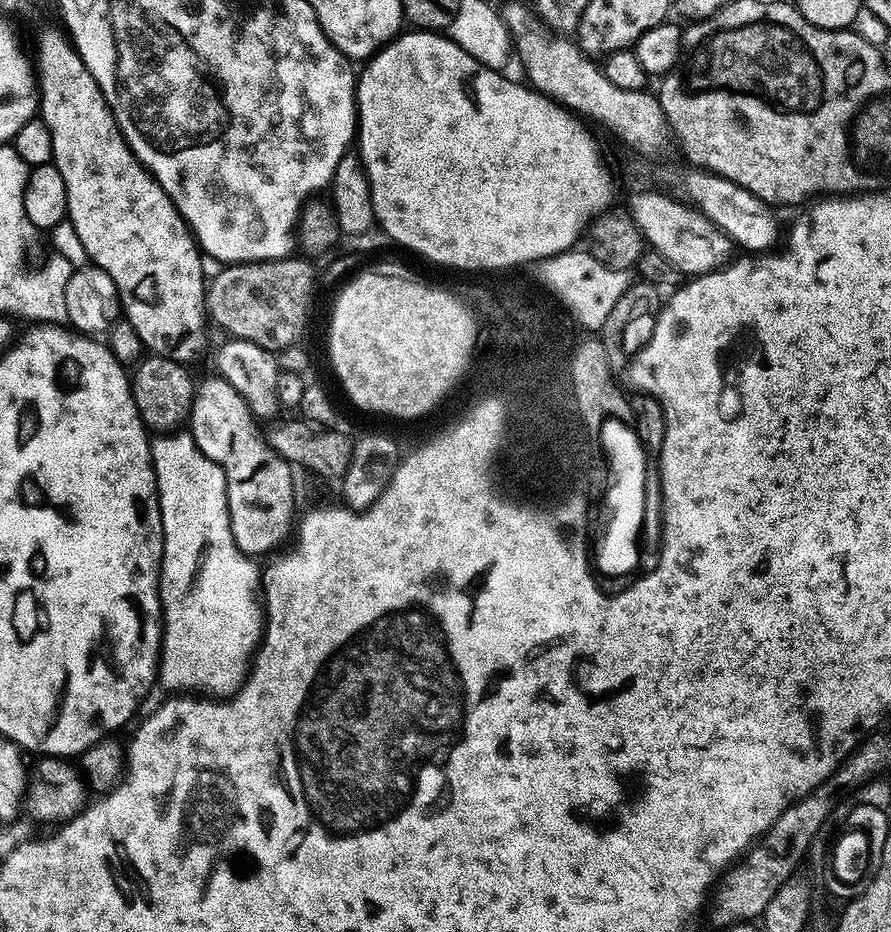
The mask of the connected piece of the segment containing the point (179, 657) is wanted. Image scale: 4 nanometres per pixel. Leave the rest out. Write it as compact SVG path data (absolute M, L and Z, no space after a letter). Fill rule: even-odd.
M177 430L171 434L160 434L151 441L152 469L156 475L156 489L160 499L162 514L162 530L164 531L164 557L160 563L160 611L162 613L162 635L160 638L160 662L158 665L159 687L169 688L172 694L203 694L208 698L231 698L239 692L244 681L249 679L250 665L258 652L258 645L266 631L266 608L256 597L262 588L262 572L251 555L243 552L234 542L234 534L230 530L230 510L228 509L228 491L226 490L226 474L222 466L210 462L202 450L194 442L191 431Z

